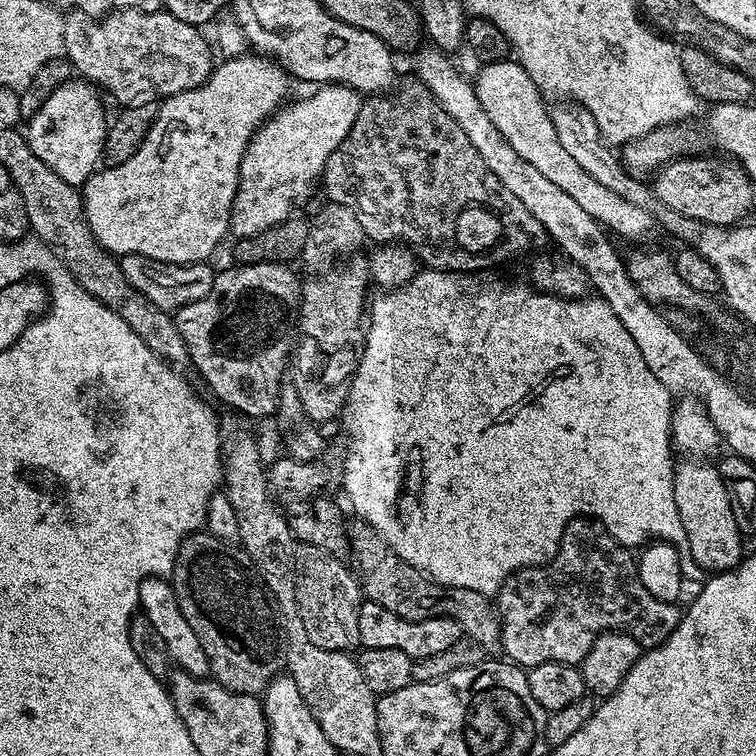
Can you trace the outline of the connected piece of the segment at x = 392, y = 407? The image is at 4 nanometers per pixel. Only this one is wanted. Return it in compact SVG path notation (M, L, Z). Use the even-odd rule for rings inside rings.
M425 267L416 273L412 280L406 282L401 288L394 288L385 291L384 296L380 296L371 301L370 304L370 323L368 324L368 337L364 343L364 353L360 355L360 361L356 367L356 373L352 376L352 384L348 388L348 403L346 411L343 413L342 421L348 427L348 436L352 441L348 444L349 456L344 460L344 484L348 487L348 500L352 503L352 508L357 512L359 519L370 527L385 540L397 554L410 566L414 566L429 581L446 588L465 588L466 590L478 590L482 595L492 598L499 593L499 590L507 580L515 576L522 568L534 568L543 566L555 556L560 549L560 539L564 533L565 526L571 520L584 517L599 520L608 532L629 550L639 549L649 542L663 541L676 548L680 557L681 574L683 579L688 582L700 582L705 579L704 569L696 572L699 568L694 562L694 558L688 555L688 539L686 530L682 530L682 518L678 518L678 506L674 506L674 482L672 473L674 471L674 460L668 457L668 451L673 451L672 439L672 410L674 405L673 393L668 391L654 374L650 374L650 366L642 359L642 354L638 350L638 345L634 343L634 338L626 331L626 326L618 322L618 314L606 306L606 302L599 298L585 298L582 300L564 300L561 296L547 295L527 283L524 284L484 284L480 288L479 279L463 272L441 272L438 268Z

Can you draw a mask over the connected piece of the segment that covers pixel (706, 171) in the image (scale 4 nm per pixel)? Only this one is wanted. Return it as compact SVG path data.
M673 159L655 171L650 187L658 202L698 222L717 224L723 228L739 225L745 219L743 216L752 208L754 184L747 173L732 162L719 164L716 160L688 159Z

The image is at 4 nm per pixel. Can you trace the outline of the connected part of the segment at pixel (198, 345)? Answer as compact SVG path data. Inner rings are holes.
M240 264L239 266L235 266L236 268L228 268L225 272L222 270L216 272L216 277L214 278L214 286L210 286L210 294L206 294L206 298L198 298L198 302L190 302L186 306L182 306L181 308L175 309L174 319L176 321L176 325L178 326L178 334L182 334L182 342L186 342L186 350L188 351L188 360L190 364L193 364L194 367L200 371L200 376L202 379L208 383L208 388L213 392L214 395L217 396L218 399L221 400L224 404L229 404L230 407L233 408L236 412L241 412L244 416L269 416L271 417L276 410L276 404L280 400L280 385L285 383L286 380L286 369L290 364L290 357L294 352L294 333L298 328L298 317L300 315L300 289L302 287L301 281L298 279L296 281L296 276L291 271L293 270L289 265L286 264Z

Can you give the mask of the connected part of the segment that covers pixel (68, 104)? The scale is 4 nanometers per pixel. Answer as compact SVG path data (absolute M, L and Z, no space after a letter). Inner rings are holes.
M83 79L67 80L42 102L42 110L27 121L26 135L34 154L42 158L58 178L77 186L83 186L97 171L104 154L104 135L110 120L107 115L104 117L104 104L99 95L101 93Z

